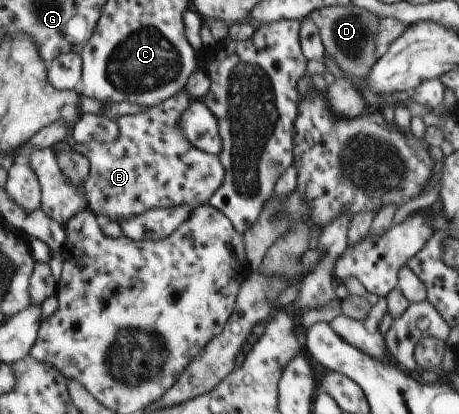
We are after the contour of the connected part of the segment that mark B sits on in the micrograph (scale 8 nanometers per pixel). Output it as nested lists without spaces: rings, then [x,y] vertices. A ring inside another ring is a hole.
[[[183,89],[161,105],[151,107],[143,113],[125,115],[117,119],[120,137],[113,143],[92,142],[74,143],[73,149],[79,150],[90,161],[90,175],[86,180],[85,190],[89,209],[102,220],[126,221],[138,217],[149,209],[173,207],[173,205],[206,204],[225,180],[225,171],[217,155],[204,153],[187,142],[178,126],[182,114],[193,103],[191,96]]]

